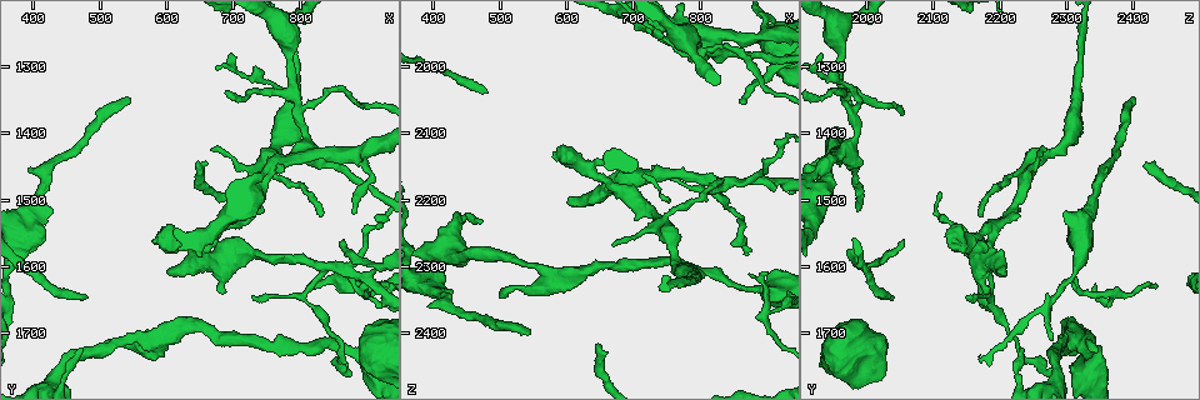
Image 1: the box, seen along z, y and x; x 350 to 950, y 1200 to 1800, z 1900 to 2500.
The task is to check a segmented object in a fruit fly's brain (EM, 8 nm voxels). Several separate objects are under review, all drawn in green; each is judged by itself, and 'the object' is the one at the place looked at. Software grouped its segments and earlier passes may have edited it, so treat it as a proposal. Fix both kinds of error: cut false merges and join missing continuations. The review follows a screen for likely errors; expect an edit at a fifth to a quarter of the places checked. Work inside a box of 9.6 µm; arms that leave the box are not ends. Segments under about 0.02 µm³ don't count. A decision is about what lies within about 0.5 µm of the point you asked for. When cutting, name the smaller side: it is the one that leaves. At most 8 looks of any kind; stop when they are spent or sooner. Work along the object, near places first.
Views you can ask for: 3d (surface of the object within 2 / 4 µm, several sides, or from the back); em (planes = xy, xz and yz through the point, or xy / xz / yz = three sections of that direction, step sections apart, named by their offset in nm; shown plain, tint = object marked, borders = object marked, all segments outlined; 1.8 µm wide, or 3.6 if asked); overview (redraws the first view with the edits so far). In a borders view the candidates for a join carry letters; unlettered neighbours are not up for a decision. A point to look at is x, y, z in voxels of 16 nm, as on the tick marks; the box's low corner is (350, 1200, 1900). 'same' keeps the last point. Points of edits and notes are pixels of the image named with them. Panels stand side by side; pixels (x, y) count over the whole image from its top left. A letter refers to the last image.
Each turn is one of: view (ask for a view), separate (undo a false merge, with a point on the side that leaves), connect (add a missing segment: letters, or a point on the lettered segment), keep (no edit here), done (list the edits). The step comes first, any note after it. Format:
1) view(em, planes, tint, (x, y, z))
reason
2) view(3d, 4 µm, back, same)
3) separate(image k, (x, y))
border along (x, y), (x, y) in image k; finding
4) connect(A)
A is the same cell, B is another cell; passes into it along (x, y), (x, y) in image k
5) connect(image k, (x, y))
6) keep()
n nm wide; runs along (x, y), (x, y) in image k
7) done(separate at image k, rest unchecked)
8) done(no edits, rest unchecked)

view(em, xz, step 16, tint, (500, 1730, 2345))
free end

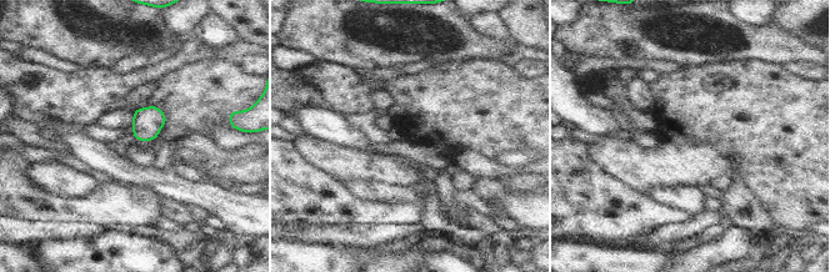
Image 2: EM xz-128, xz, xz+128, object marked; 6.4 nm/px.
view(em, xy, step 16, borders, same)
another direction

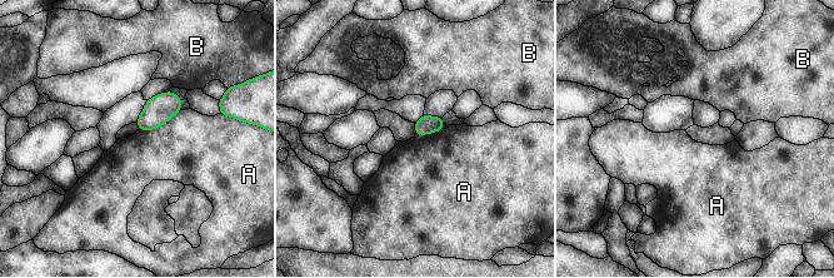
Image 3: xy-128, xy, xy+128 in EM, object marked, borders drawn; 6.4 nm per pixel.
keep()
A and B are other cells; border along (180, 110), (159, 127), (140, 130) in image 3; no lettered segment goes on from it

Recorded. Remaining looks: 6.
view(3d, 2 µm, (470, 1720, 2235))
free end

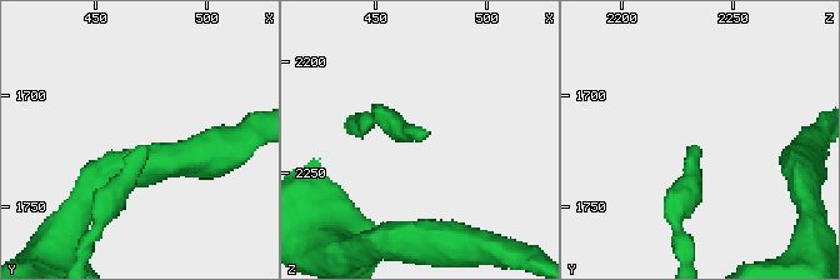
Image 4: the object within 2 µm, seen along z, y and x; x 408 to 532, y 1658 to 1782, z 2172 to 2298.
view(em, xy, step 4, tint, (476, 1724, 2231))

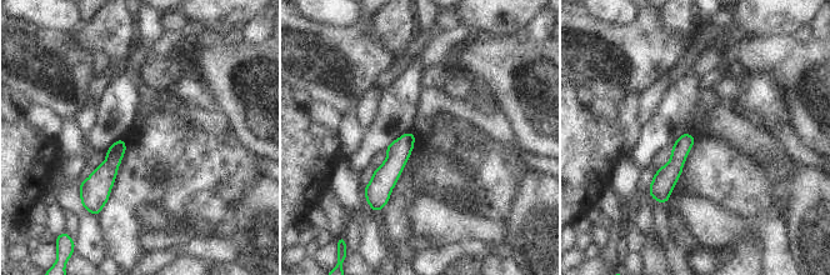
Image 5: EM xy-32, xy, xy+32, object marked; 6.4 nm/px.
view(em, planes, borders, same)

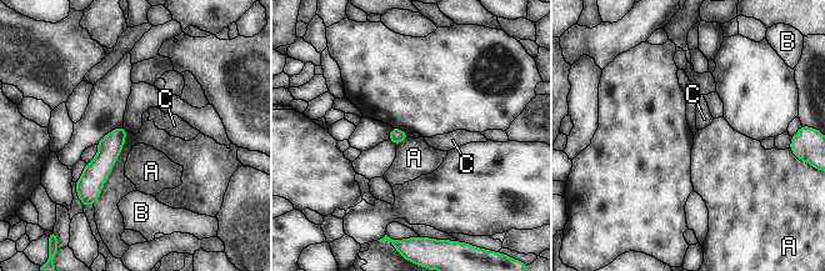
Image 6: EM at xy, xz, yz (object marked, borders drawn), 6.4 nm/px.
keep()
90 nm wide; A, B and C are other cells; runs along (123, 131), (94, 175), (93, 196) in image 6; no lettered segment goes on from it

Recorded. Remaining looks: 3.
view(em, xy, step 16, plain, (605, 1605, 2205))
an open end

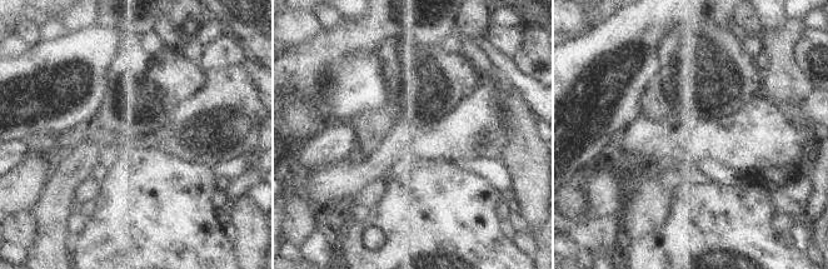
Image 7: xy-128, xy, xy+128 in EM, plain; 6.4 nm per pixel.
view(em, xy, step 16, borders, same)

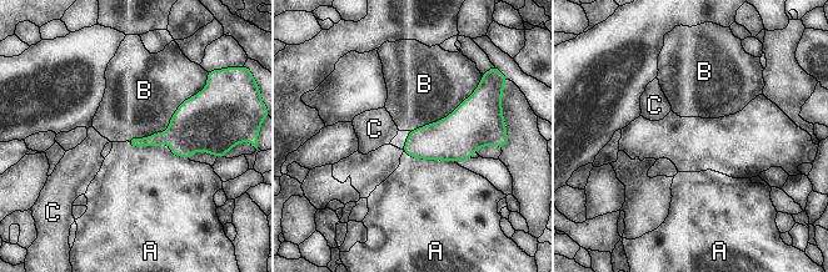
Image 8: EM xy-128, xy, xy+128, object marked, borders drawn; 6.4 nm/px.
keep()
A, B and C are other cells; border along (203, 89), (164, 131), (128, 141) in image 8; no lettered segment goes on from it

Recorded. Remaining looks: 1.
done(no edits, rest unchecked)

